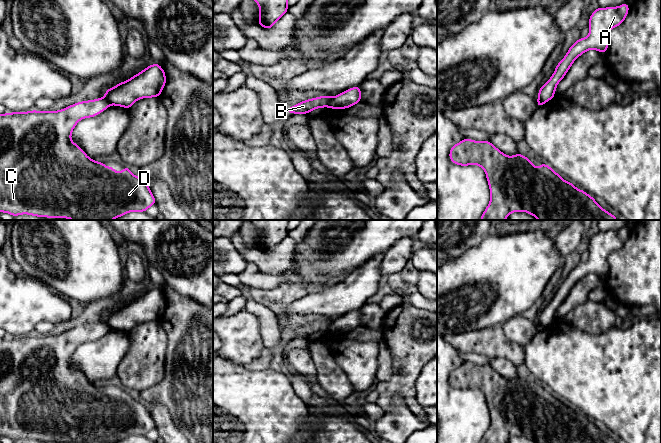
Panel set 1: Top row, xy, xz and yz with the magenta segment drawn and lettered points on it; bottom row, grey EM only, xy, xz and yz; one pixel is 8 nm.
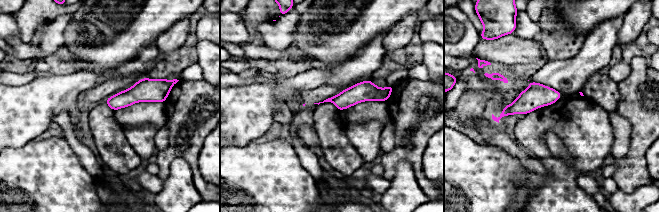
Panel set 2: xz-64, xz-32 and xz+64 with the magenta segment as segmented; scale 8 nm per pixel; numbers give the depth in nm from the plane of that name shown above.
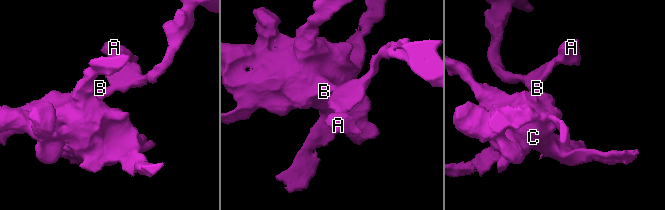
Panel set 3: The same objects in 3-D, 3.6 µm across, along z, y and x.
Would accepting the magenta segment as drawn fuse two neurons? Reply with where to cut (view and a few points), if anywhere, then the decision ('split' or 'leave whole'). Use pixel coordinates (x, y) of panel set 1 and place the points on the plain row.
xz (332, 321), (327, 330) | split

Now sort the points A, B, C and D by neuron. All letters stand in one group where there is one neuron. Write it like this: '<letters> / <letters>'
A / B C D

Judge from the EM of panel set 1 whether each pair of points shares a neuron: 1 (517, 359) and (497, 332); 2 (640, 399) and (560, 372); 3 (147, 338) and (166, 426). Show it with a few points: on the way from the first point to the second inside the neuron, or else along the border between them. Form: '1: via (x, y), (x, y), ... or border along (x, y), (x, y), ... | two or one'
1: via (510, 352), (497, 339) | one
2: via (620, 379), (593, 372), (580, 372) | one
3: border along (165, 361), (164, 377), (140, 392) | two

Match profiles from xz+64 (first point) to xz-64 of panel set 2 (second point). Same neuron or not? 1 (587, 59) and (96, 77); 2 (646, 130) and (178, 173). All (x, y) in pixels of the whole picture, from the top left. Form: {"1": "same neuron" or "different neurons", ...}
{"1": "same neuron", "2": "different neurons"}

